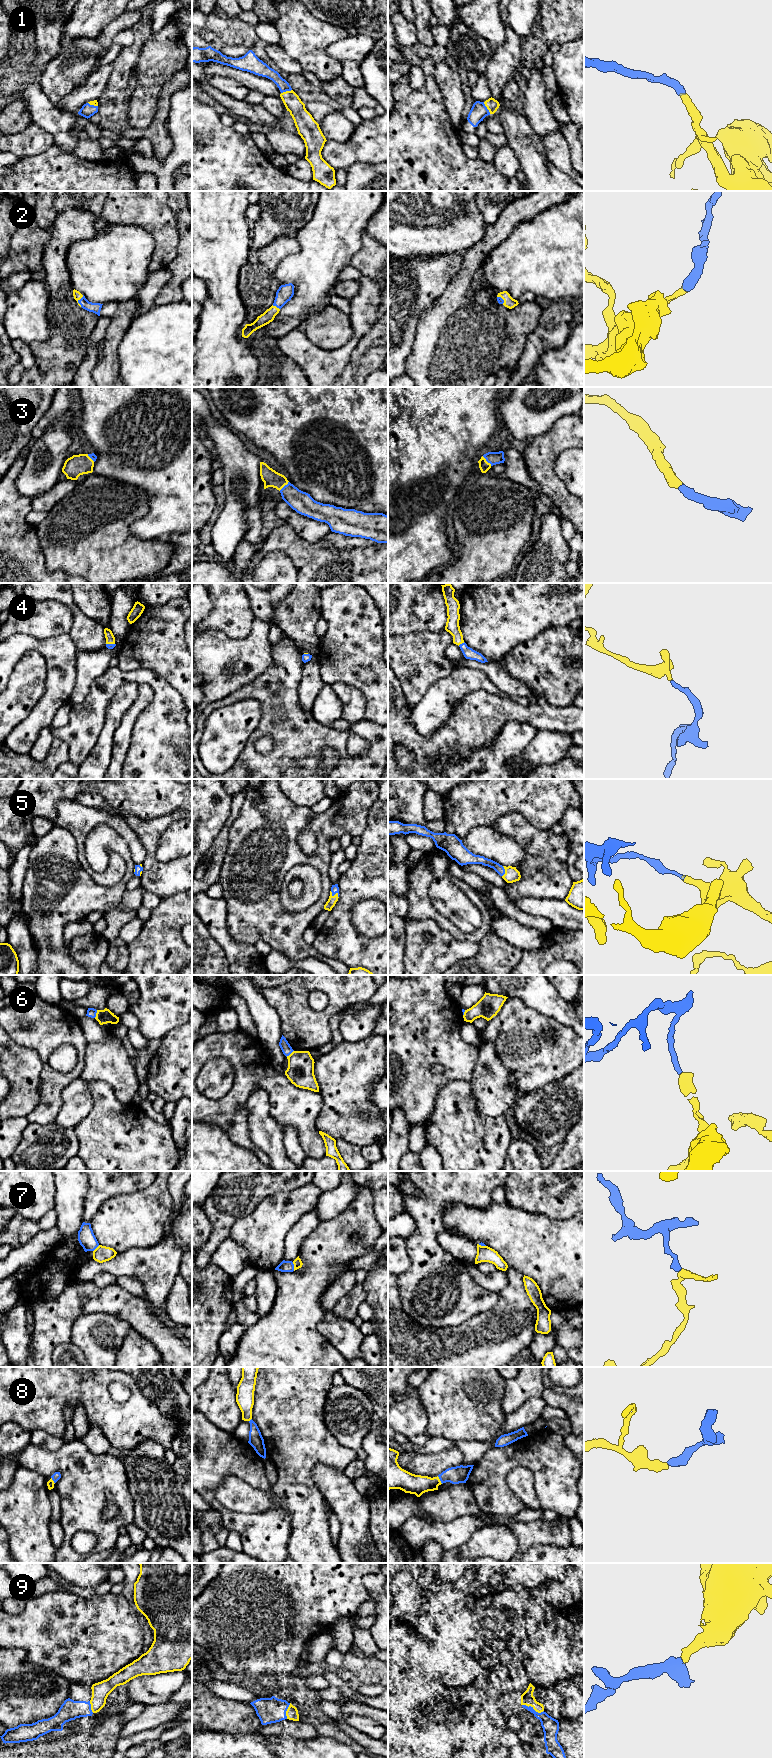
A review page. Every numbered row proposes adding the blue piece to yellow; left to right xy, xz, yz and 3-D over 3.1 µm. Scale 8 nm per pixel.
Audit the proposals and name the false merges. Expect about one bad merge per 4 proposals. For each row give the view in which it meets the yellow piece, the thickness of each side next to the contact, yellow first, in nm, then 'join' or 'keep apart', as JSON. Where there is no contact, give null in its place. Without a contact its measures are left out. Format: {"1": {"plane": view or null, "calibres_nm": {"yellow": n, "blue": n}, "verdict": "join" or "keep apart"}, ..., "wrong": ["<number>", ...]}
{"1": {"plane": "yz", "calibres_nm": {"yellow": 100, "blue": 140}, "verdict": "join"}, "2": {"plane": "xy", "calibres_nm": {"yellow": 70, "blue": 80}, "verdict": "join"}, "3": {"plane": "yz", "calibres_nm": {"yellow": 90, "blue": 100}, "verdict": "join"}, "4": {"plane": "yz", "calibres_nm": {"yellow": 110, "blue": 90}, "verdict": "join"}, "5": {"plane": "xz", "calibres_nm": {"yellow": 70, "blue": 60}, "verdict": "join"}, "6": {"plane": "xy", "calibres_nm": {"yellow": 120, "blue": 80}, "verdict": "keep apart"}, "7": {"plane": "xz", "calibres_nm": {"yellow": 70, "blue": 100}, "verdict": "keep apart"}, "8": {"plane": "yz", "calibres_nm": {"yellow": 160, "blue": 140}, "verdict": "join"}, "9": {"plane": "yz", "calibres_nm": {"yellow": 110, "blue": 130}, "verdict": "join"}, "wrong": ["6", "7"]}

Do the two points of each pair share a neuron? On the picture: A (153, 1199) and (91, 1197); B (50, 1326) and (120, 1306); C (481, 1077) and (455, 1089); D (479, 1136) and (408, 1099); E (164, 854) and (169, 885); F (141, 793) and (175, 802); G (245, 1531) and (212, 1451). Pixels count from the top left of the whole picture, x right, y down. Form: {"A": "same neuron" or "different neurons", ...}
{"A": "different neurons", "B": "same neuron", "C": "different neurons", "D": "different neurons", "E": "different neurons", "F": "same neuron", "G": "same neuron"}

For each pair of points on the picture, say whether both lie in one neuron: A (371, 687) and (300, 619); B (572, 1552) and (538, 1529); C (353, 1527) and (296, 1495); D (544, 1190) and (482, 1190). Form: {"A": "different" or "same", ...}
{"A": "different", "B": "different", "C": "different", "D": "different"}

